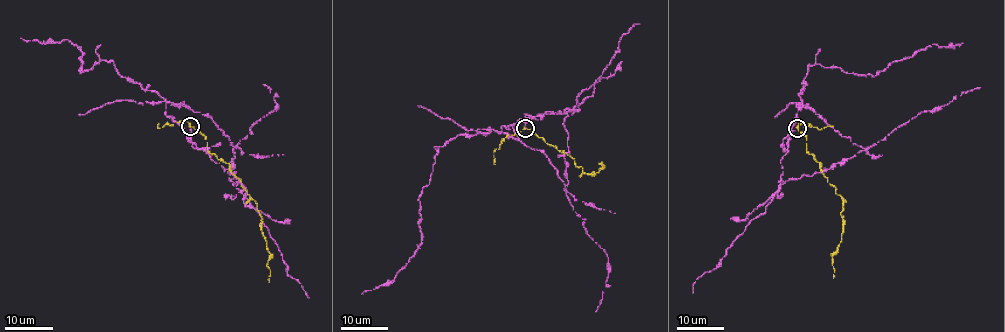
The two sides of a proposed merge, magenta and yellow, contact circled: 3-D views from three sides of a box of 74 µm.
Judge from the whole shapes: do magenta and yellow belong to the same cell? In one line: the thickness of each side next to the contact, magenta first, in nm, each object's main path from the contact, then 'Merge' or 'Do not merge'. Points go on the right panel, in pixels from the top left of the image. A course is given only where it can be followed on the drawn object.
Thickness 140 nm (magenta) against 320 nm. Course of magenta: (797, 128), (785, 149), (801, 105), (810, 107), (860, 150), (779, 182), (693, 293). Course of yellow: (797, 128), (842, 201), (833, 278). Do not merge

